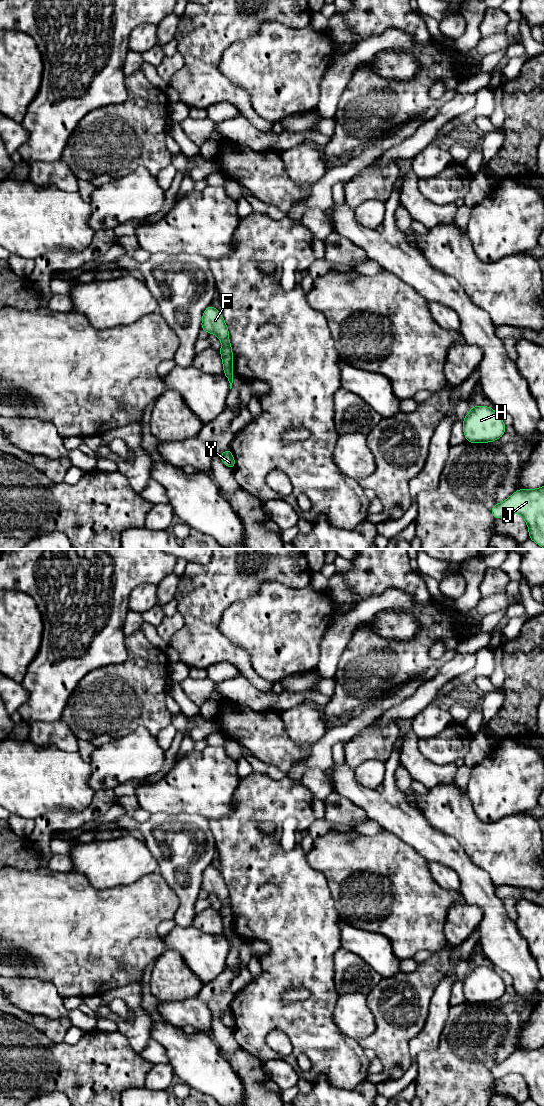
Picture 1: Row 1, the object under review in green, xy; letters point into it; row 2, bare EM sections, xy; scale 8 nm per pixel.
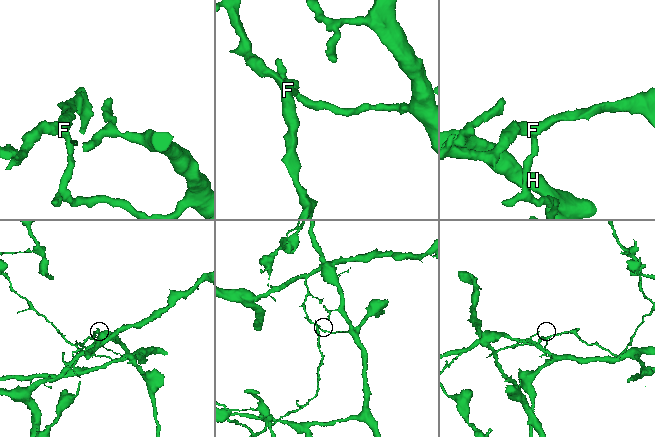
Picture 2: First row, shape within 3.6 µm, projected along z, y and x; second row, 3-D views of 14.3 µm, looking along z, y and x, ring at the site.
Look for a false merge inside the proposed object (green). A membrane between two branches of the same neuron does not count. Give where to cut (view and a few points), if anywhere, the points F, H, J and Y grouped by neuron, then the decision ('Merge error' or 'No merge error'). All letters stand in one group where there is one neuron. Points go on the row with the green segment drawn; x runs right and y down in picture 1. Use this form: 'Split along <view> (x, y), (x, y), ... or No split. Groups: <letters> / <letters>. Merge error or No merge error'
Split along xy (232, 370), (224, 372). Groups: F / H J Y. Merge error

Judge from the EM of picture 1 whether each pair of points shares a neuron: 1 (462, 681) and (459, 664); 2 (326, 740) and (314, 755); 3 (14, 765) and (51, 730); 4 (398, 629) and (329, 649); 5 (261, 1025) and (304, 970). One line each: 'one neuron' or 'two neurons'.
1: two neurons
2: one neuron
3: two neurons
4: two neurons
5: one neuron

